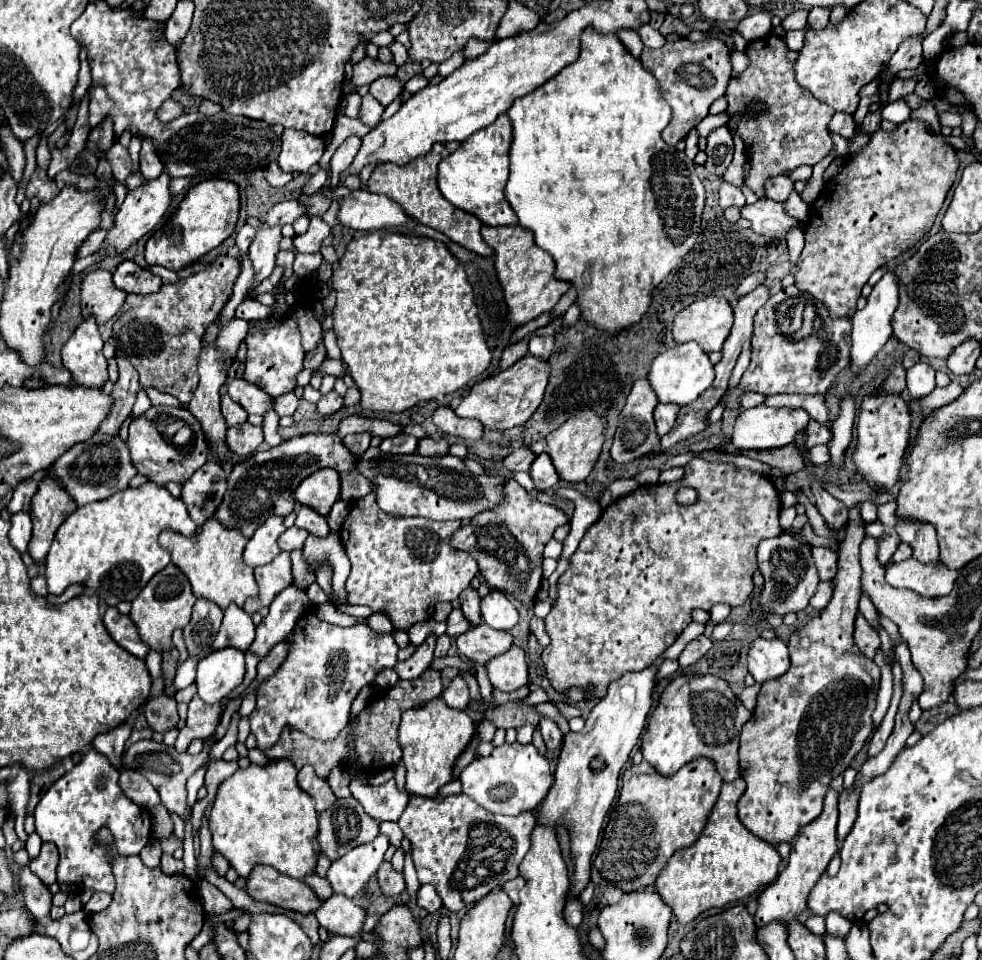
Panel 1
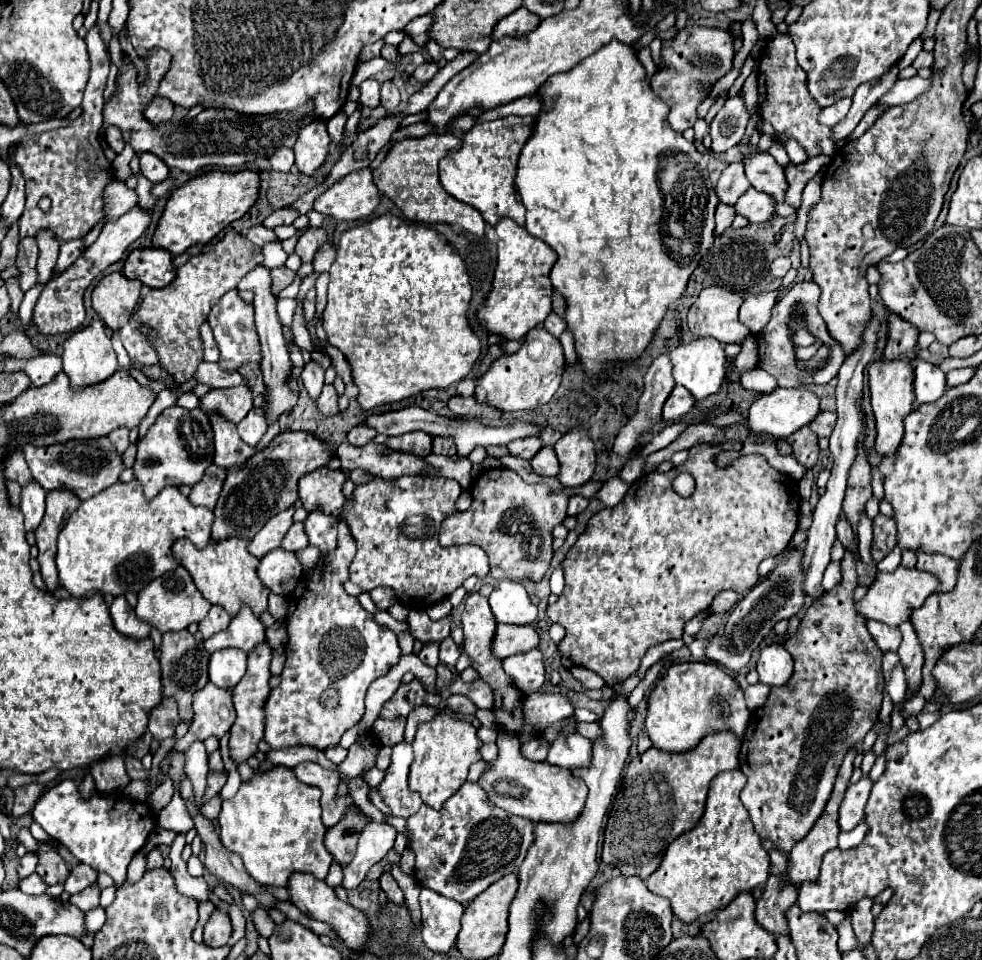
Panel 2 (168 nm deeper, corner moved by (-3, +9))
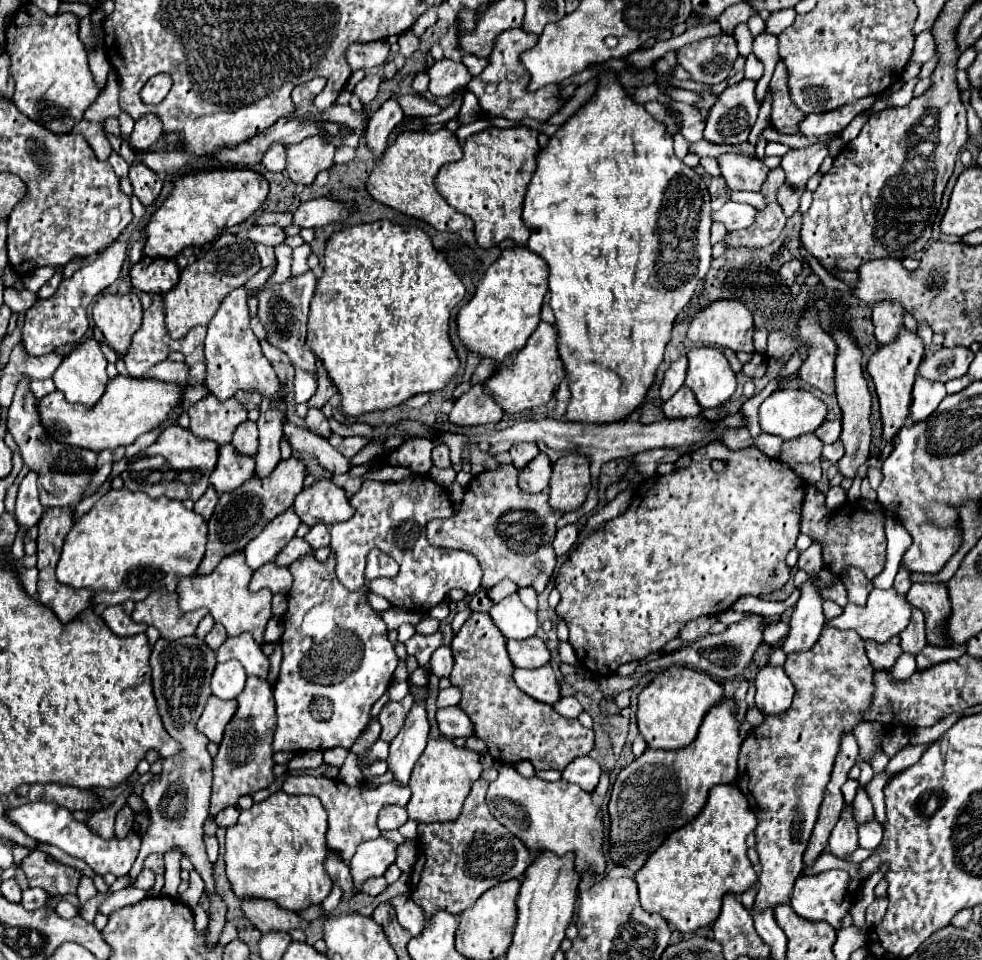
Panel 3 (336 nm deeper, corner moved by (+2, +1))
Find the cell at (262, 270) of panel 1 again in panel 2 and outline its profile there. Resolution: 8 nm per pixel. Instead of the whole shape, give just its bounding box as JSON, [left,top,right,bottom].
[239,266,297,424]

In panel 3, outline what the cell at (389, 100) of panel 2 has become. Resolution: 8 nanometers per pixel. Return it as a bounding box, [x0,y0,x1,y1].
[366,98,404,154]

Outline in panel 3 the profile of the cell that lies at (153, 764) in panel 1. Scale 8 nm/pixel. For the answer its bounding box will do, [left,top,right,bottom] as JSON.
[240,898,308,930]

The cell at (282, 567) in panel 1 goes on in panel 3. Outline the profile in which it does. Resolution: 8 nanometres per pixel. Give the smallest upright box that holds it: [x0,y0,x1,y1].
[250,562,292,592]

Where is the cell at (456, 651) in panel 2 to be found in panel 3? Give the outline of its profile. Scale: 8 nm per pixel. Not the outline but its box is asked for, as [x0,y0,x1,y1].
[430,646,454,678]

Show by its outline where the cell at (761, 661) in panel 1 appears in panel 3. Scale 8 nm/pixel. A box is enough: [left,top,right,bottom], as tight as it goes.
[756,664,794,714]

